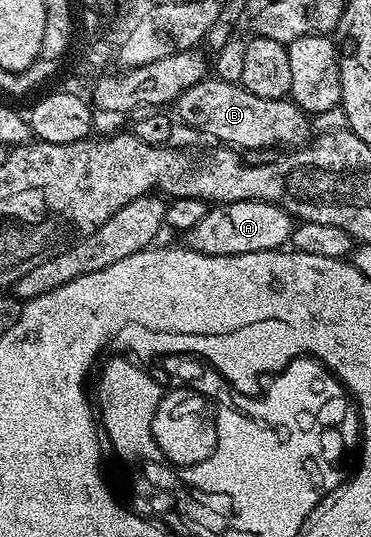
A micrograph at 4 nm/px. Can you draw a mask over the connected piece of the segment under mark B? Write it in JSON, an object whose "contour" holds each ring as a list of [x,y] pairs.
{"contour":[[[207,76],[188,88],[172,104],[177,121],[215,138],[215,143],[237,148],[242,152],[275,148],[301,148],[311,141],[311,119],[294,105],[281,98],[261,98],[248,92],[237,82],[223,82],[217,76]]]}

